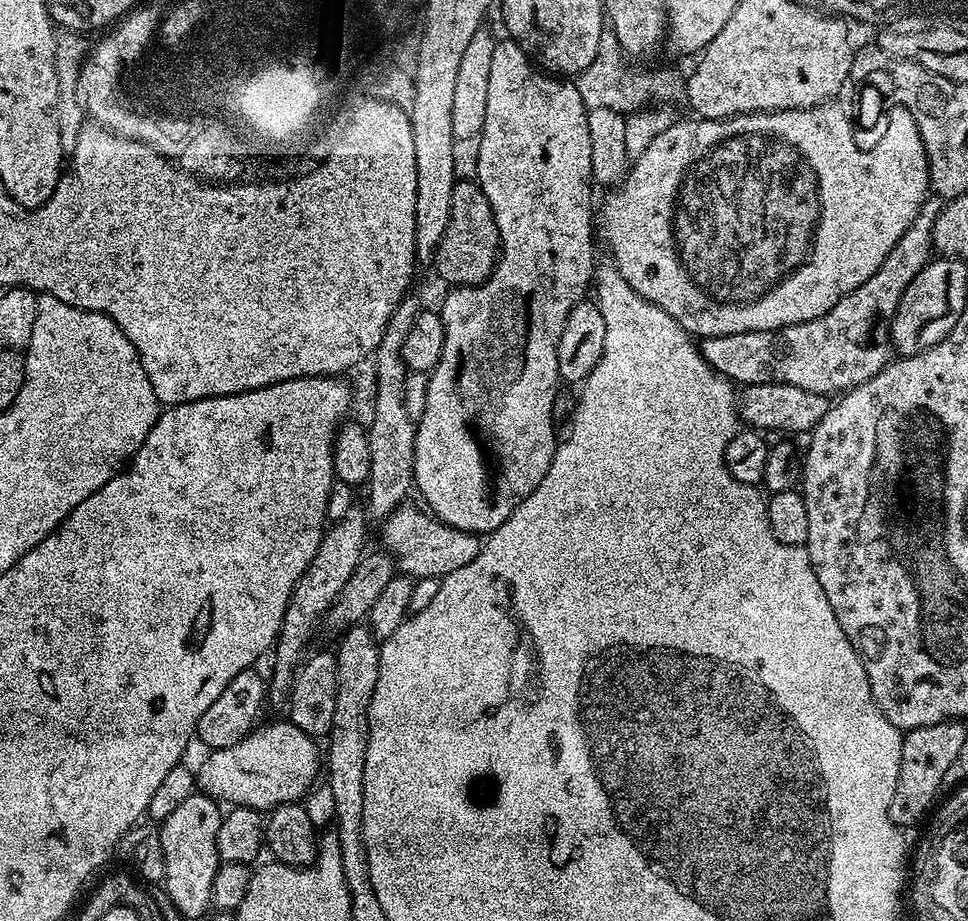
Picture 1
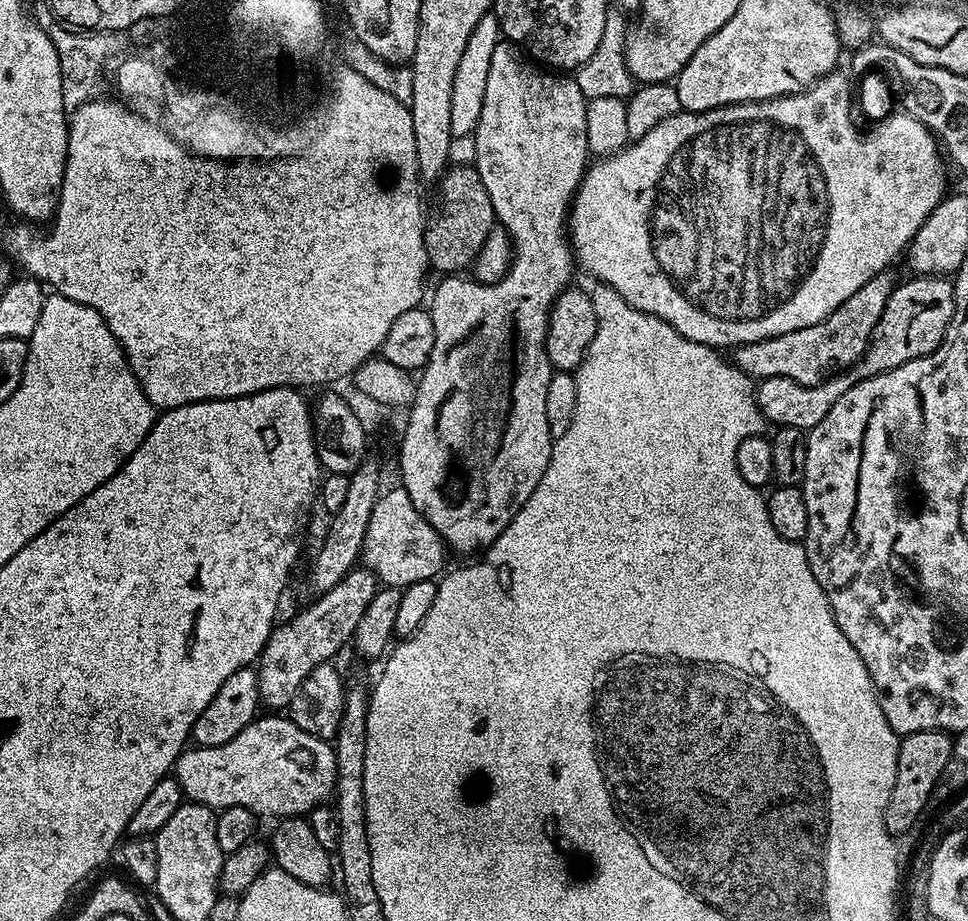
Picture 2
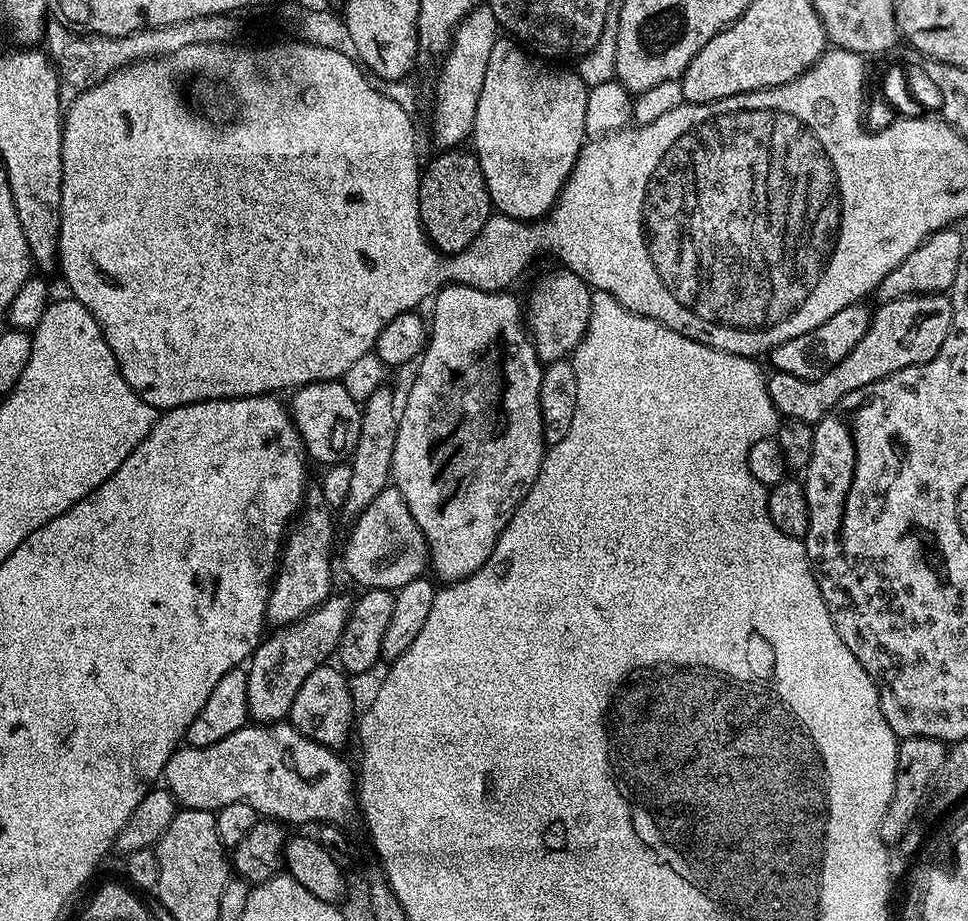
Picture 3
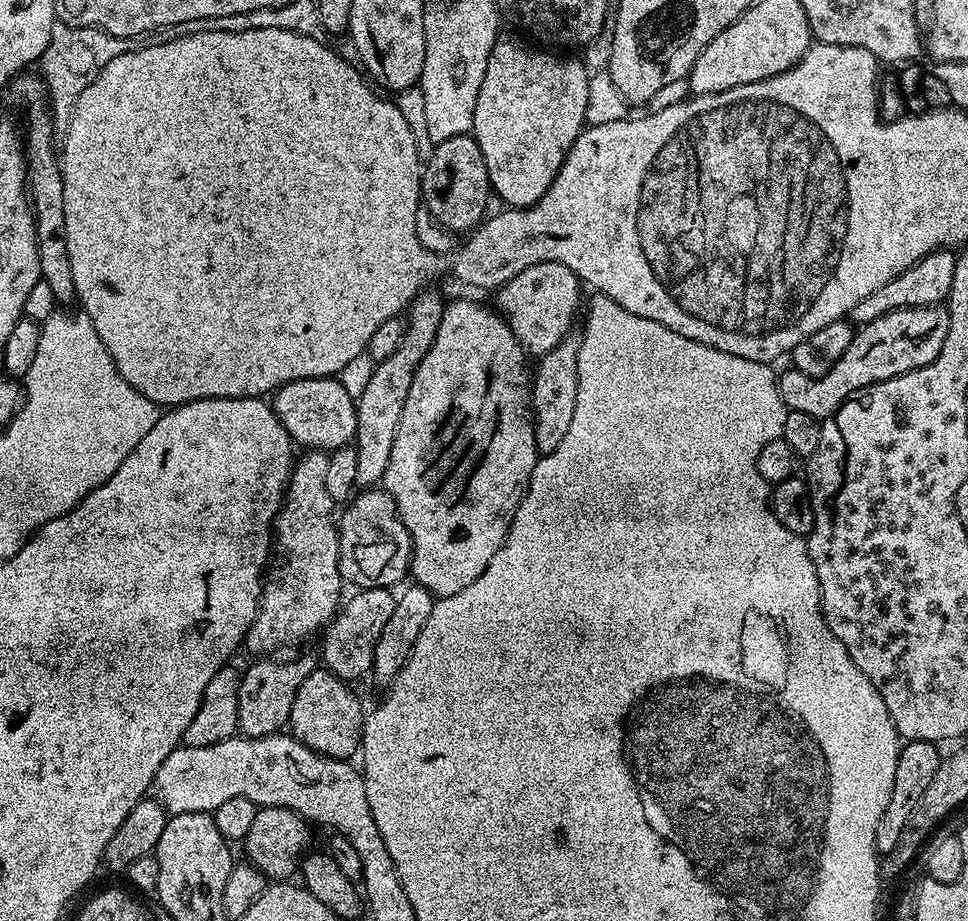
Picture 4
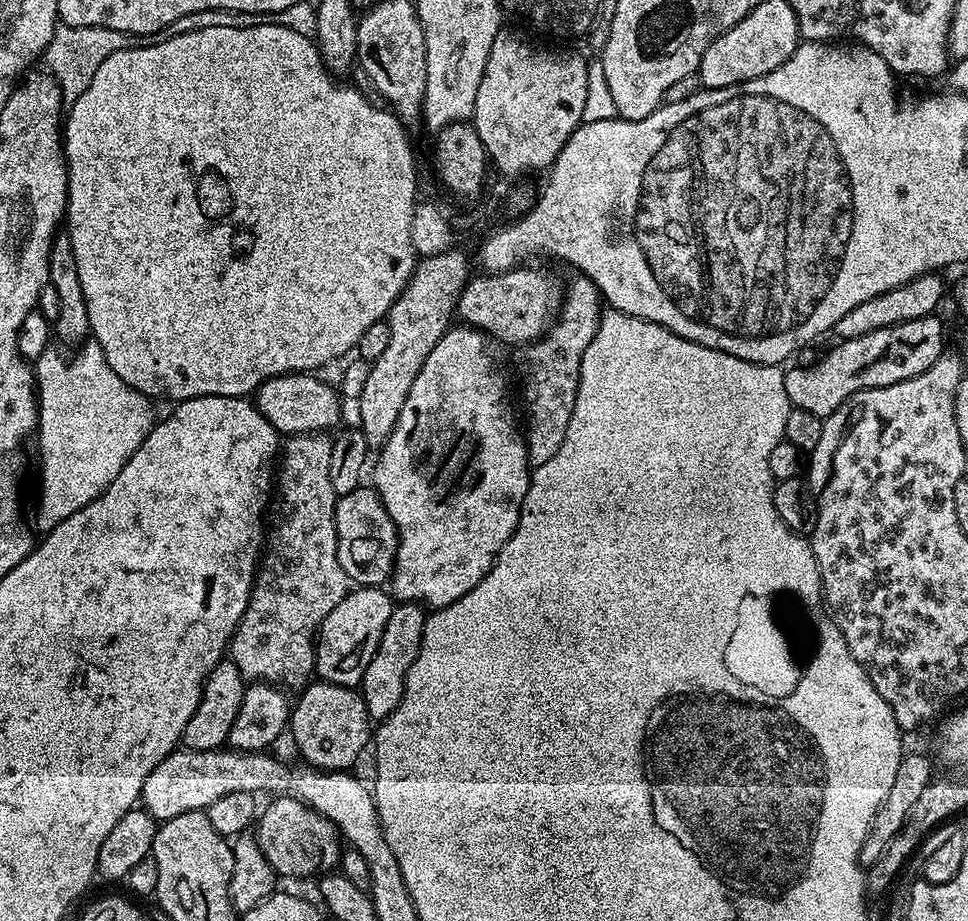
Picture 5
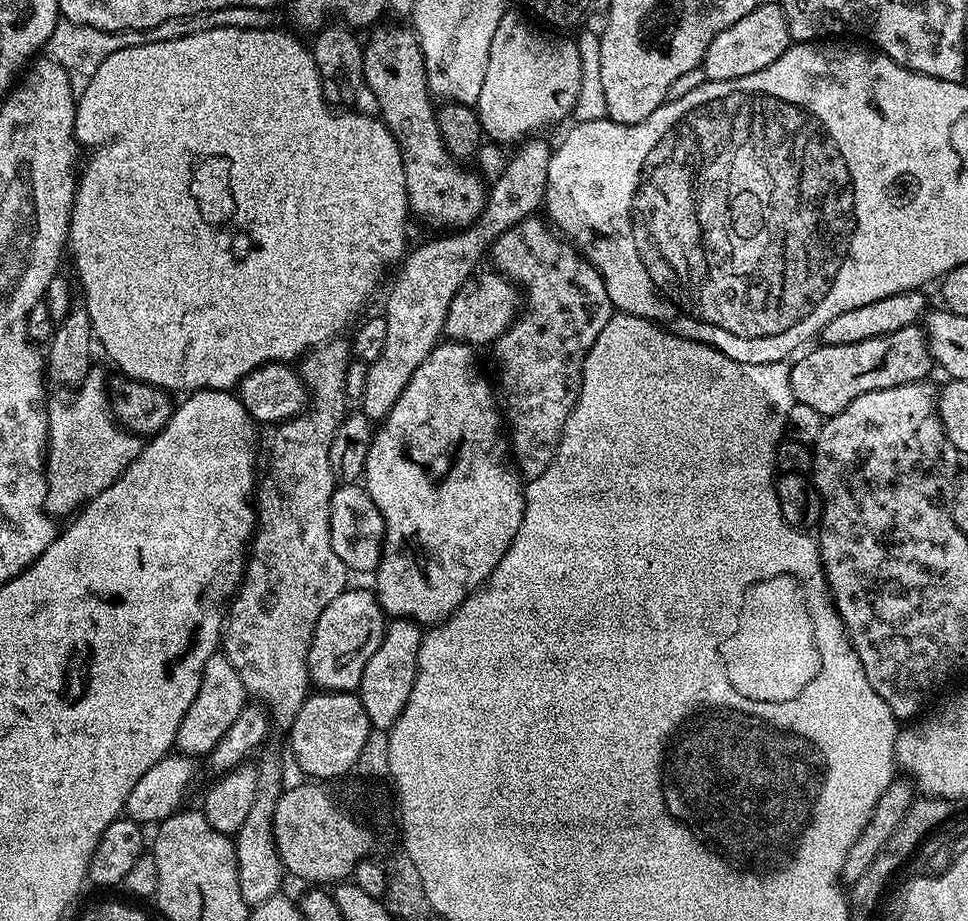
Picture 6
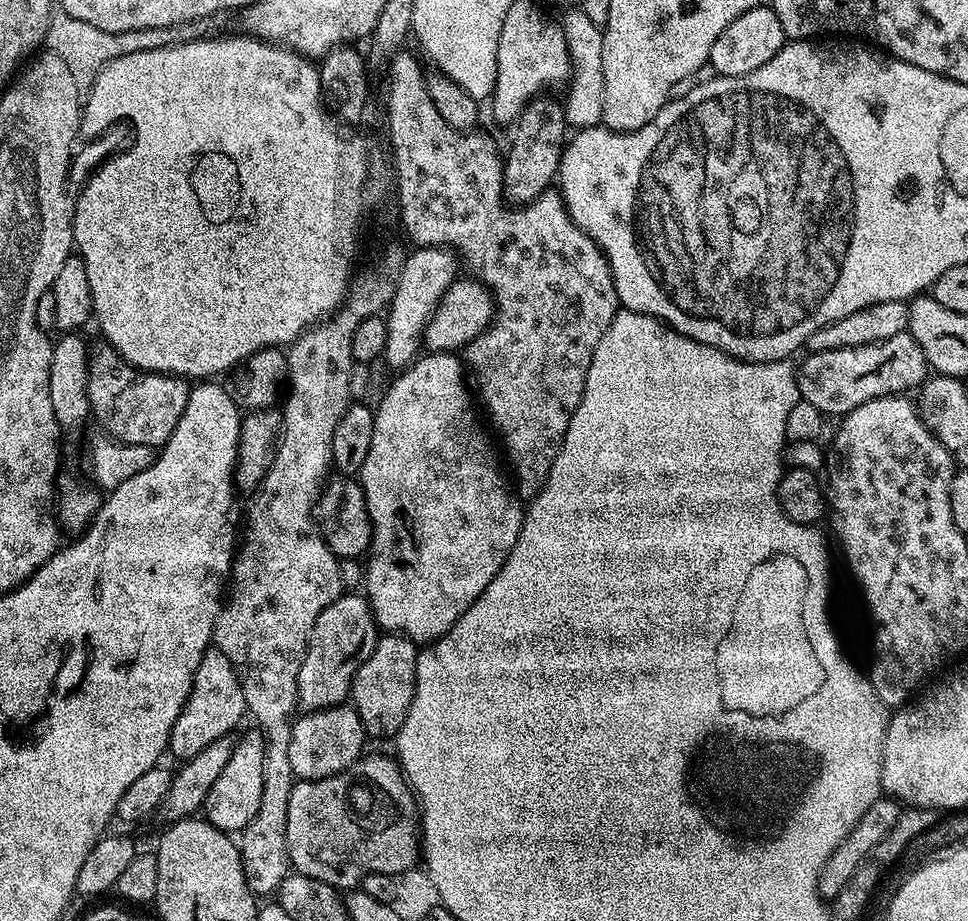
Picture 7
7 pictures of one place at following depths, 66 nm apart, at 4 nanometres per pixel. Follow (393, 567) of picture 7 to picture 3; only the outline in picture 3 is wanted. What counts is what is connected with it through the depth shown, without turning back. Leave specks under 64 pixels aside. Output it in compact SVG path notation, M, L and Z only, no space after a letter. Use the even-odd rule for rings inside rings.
M445 284L436 293L434 303L436 309L432 312L432 320L430 316L428 346L415 365L416 377L408 388L408 397L405 400L403 397L402 407L398 412L400 425L398 438L394 442L391 483L402 494L410 514L414 514L414 522L418 522L418 528L426 538L431 571L436 571L441 576L441 581L451 582L473 576L488 561L502 530L506 530L510 518L516 513L516 507L526 498L526 494L538 478L546 451L540 409L540 391L545 365L538 358L531 335L512 336L512 332L508 332L508 328L512 328L512 324L508 324L508 312L504 312L504 316L500 316L500 312L492 312L492 292L483 292L465 284Z

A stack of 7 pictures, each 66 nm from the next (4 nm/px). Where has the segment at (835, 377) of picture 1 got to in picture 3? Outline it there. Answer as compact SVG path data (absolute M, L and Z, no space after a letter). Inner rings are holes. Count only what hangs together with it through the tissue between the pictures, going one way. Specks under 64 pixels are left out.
M857 302L846 306L846 310L838 310L838 314L834 314L834 318L827 320L822 326L806 334L798 334L798 338L790 338L790 342L782 342L782 346L773 348L770 353L771 367L803 380L822 378L822 374L838 366L838 362L842 362L842 358L846 358L846 354L850 354L850 350L854 350L858 342L862 342L862 334L866 334L870 319L870 308L866 305L867 303Z

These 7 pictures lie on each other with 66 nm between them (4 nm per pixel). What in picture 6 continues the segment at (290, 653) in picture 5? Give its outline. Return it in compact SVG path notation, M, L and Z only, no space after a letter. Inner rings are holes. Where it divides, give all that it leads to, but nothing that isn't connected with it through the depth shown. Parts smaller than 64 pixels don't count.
M344 338L305 352L299 361L309 401L305 411L273 431L268 477L259 481L254 492L256 526L246 552L244 578L224 617L224 657L238 670L245 693L267 708L271 727L281 734L292 731L294 718L310 694L308 651L314 626L322 610L350 584L350 569L334 554L328 509L338 487L330 470L330 442L350 404L344 393L349 363L350 344Z

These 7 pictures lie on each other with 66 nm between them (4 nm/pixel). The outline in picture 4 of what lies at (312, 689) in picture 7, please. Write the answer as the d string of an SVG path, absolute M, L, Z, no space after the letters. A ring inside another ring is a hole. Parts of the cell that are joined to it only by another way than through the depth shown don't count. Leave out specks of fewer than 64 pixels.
M362 588L356 591L353 591L353 596L343 601L342 607L337 611L336 615L328 621L326 627L323 629L322 637L324 636L324 660L322 656L323 667L327 668L328 671L334 673L336 676L339 676L342 680L347 680L349 682L356 682L356 679L359 676L367 677L372 671L372 659L374 658L374 646L378 642L378 634L382 634L382 626L386 626L386 621L390 619L390 613L394 610L394 602L396 601L396 596L393 595L389 589L386 588Z

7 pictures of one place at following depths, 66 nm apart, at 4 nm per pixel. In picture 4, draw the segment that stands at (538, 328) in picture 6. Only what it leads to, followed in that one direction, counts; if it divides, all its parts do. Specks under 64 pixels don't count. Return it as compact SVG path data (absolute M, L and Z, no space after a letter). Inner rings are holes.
M570 334L554 350L539 357L534 375L530 380L532 399L530 407L536 421L536 451L540 456L558 450L566 430L570 430L570 422L574 419L574 406L578 402L578 350L581 337Z

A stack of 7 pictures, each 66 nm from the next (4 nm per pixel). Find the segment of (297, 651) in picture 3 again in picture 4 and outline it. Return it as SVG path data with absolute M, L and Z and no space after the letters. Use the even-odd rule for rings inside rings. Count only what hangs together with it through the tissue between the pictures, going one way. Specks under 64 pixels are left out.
M304 652L293 660L280 658L256 658L248 669L240 672L238 686L238 732L241 736L262 738L275 736L287 725L290 709L294 706L294 694L302 686L302 678L318 667L318 660ZM281 727L281 728L280 728Z

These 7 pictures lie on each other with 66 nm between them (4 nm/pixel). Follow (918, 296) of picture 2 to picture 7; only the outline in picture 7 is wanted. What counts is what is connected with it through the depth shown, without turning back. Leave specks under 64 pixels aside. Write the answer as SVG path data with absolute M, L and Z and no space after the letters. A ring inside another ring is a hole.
M907 331L882 342L842 350L822 350L805 357L798 364L796 374L800 399L810 402L810 406L818 406L818 410L828 418L843 418L860 404L879 396L911 393L911 388L912 391L919 389L930 375L922 346L918 346Z

